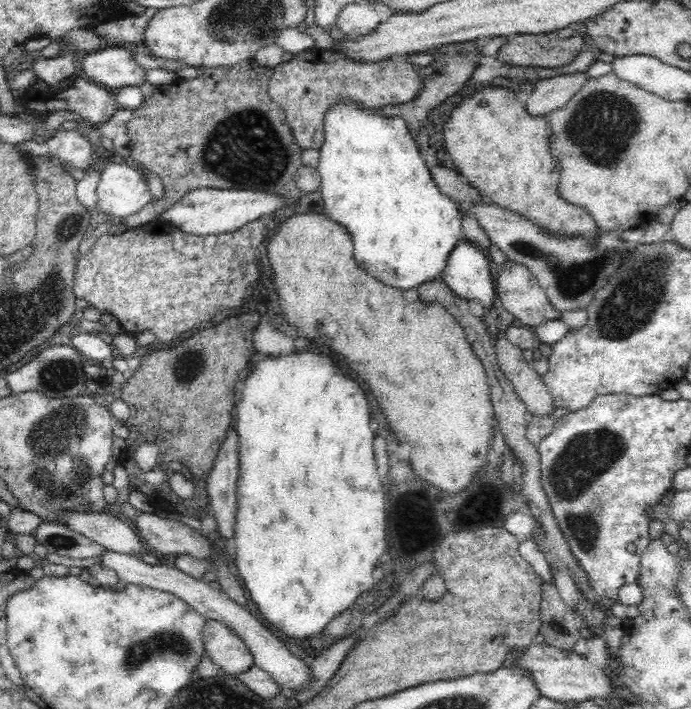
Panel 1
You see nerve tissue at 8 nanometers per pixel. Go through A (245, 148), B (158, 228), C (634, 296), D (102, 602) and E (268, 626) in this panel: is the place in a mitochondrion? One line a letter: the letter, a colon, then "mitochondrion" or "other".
A: mitochondrion
B: other
C: mitochondrion
D: other
E: other

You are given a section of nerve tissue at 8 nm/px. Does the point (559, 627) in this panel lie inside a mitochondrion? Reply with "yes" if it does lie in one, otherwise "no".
yes

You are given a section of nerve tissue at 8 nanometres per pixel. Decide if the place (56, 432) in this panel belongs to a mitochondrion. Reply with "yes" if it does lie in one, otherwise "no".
yes

